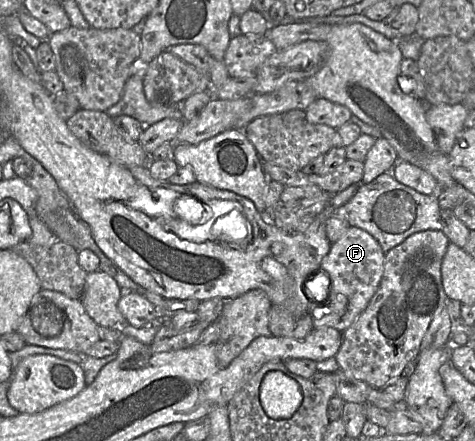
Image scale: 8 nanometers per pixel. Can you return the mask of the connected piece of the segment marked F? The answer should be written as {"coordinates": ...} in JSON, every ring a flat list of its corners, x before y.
{"coordinates":[[349,227,343,235,331,245,328,254,321,262,321,268,329,279,329,292,327,295,319,294,313,298,324,297,322,301,310,301,309,314,312,318,313,328,331,327,340,332,347,329,365,310,369,301,377,291,384,272,385,253,378,241,365,230,358,227]]}

